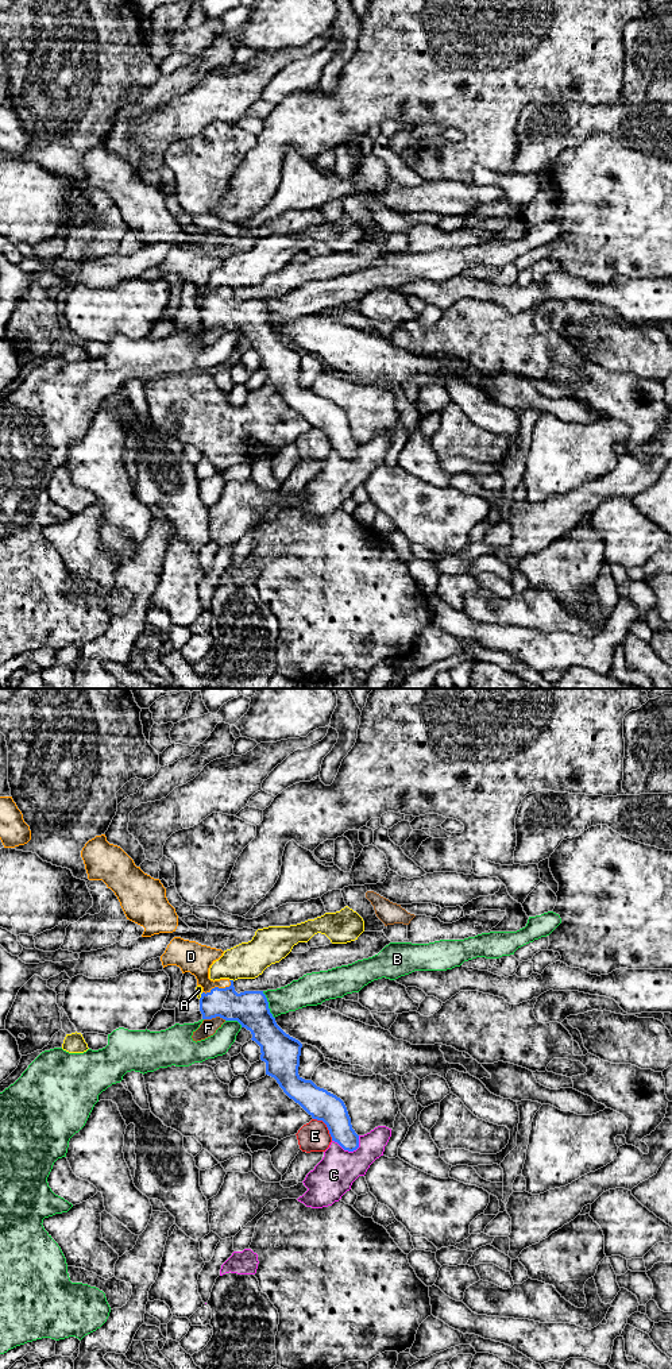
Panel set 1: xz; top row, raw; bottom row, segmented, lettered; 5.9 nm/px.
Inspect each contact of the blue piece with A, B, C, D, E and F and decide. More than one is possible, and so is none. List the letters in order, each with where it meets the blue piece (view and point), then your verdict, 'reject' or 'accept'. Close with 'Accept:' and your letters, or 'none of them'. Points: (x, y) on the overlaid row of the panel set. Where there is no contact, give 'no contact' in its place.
A: xz (232, 980) | reject
B: xz (267, 1005) | reject
C: xz (346, 1149) | reject
D: xz (217, 987) | accept
E: xz (327, 1126) | reject
F: xz (215, 1017) | reject
Accept: D

